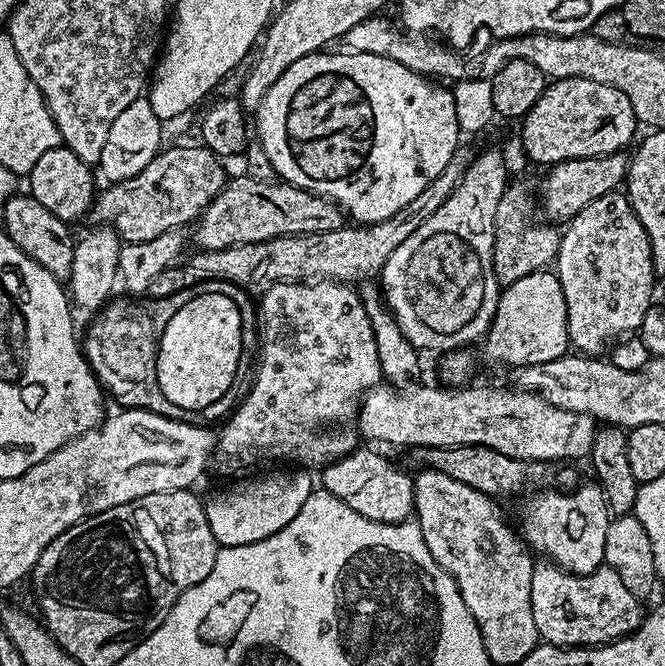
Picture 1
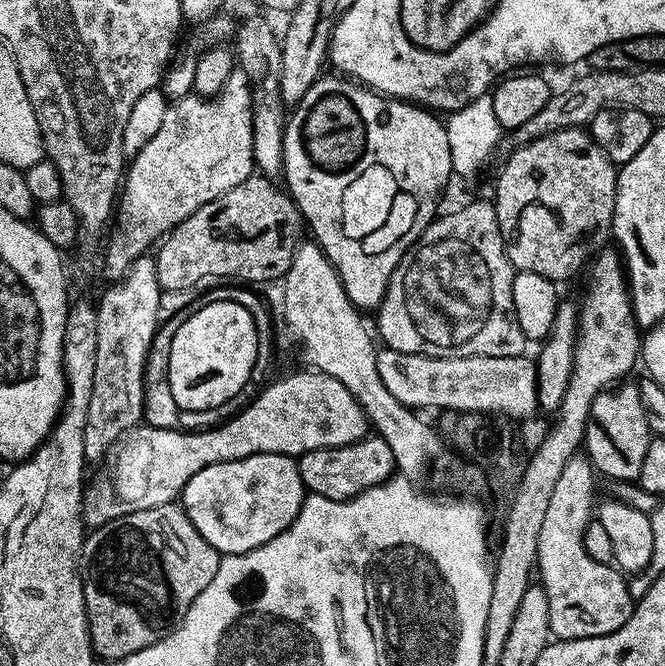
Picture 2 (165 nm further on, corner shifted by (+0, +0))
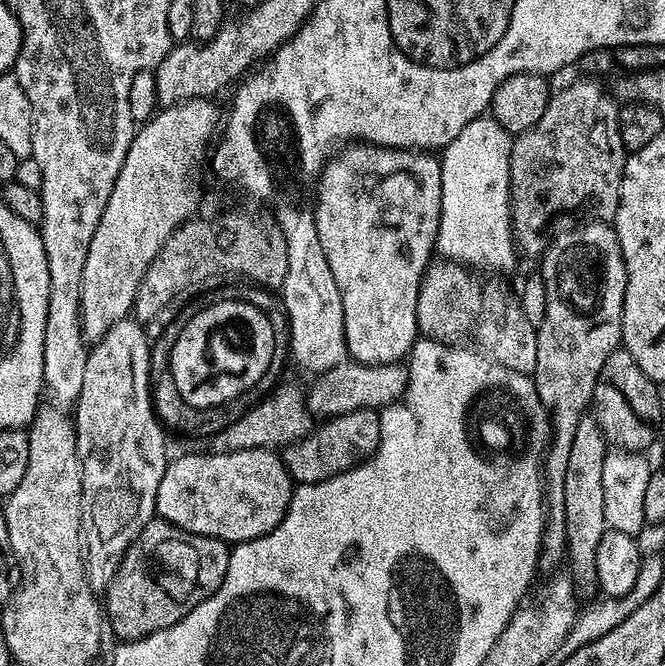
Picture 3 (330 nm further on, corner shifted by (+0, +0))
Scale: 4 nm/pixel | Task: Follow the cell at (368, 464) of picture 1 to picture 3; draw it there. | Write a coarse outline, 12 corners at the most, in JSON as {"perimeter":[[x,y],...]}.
{"perimeter":[[359,408],[285,444],[296,484],[326,482],[380,445],[380,412]]}

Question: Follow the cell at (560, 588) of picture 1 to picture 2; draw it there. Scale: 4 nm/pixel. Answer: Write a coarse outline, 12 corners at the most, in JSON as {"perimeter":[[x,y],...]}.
{"perimeter":[[562,466],[538,530],[536,572],[556,640],[632,617],[625,573],[586,554],[598,473]]}

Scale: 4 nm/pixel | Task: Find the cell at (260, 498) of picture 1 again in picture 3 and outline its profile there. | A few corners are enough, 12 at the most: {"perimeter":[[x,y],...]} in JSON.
{"perimeter":[[279,451],[169,463],[156,516],[235,546],[290,506]]}

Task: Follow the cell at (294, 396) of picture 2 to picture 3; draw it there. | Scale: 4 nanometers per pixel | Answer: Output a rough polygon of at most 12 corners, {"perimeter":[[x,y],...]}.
{"perimeter":[[277,387],[213,435],[214,452],[276,450],[312,431],[305,393]]}

